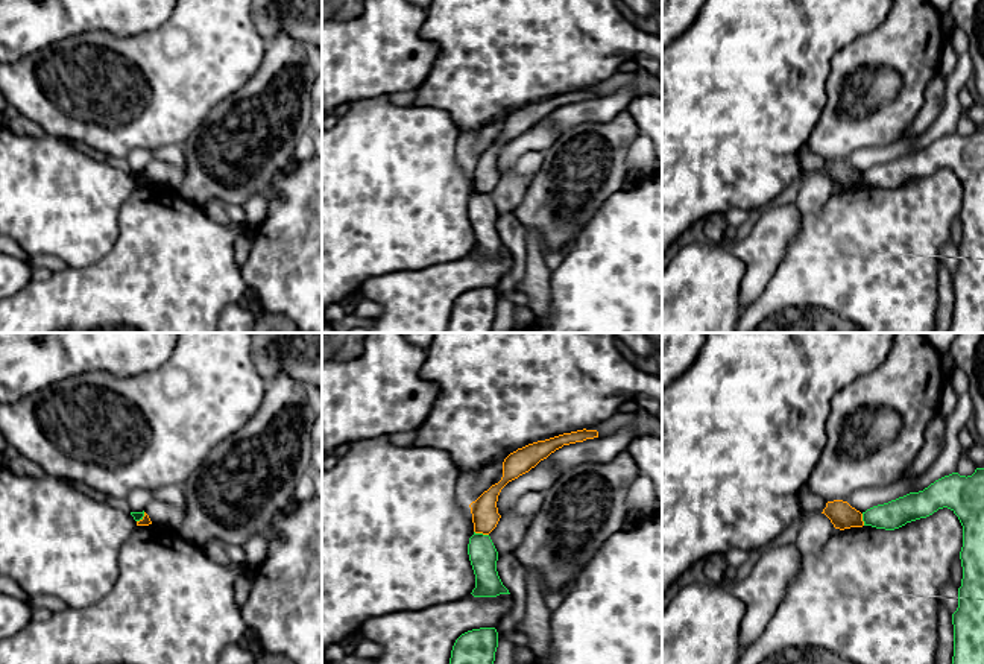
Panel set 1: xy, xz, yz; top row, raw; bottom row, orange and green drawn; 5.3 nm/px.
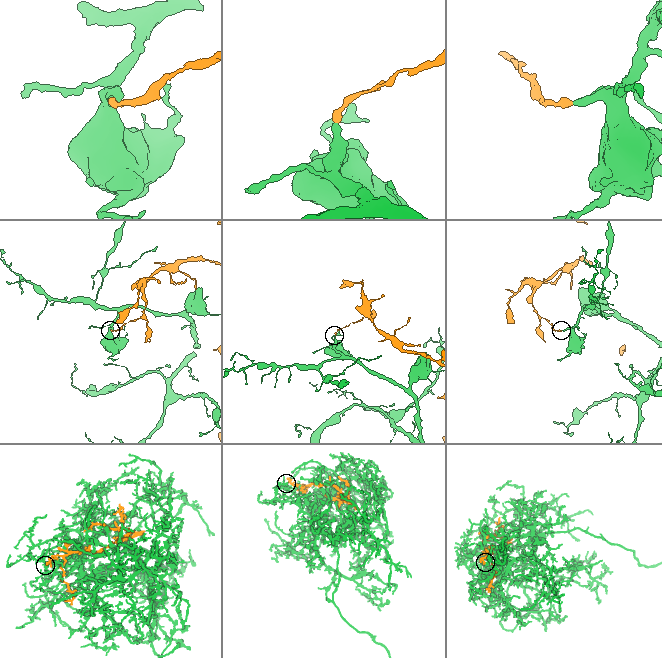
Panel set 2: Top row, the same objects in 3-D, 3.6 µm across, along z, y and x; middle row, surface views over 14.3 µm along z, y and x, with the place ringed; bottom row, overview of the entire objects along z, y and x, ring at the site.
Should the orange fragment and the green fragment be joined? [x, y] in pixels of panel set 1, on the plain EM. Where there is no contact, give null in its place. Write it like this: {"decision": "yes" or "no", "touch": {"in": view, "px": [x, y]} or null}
{"decision": "no", "touch": {"in": "xz", "px": [482, 192]}}

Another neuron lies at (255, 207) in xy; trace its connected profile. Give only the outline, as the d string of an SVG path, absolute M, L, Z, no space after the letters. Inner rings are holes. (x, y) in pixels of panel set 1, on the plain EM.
M251 196L241 207L246 213L246 223L243 225L243 231L255 232L255 229L266 220L269 211L267 196Z

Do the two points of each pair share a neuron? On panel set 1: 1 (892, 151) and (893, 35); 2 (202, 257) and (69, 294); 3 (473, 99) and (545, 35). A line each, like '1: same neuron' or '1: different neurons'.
1: different neurons
2: same neuron
3: same neuron

